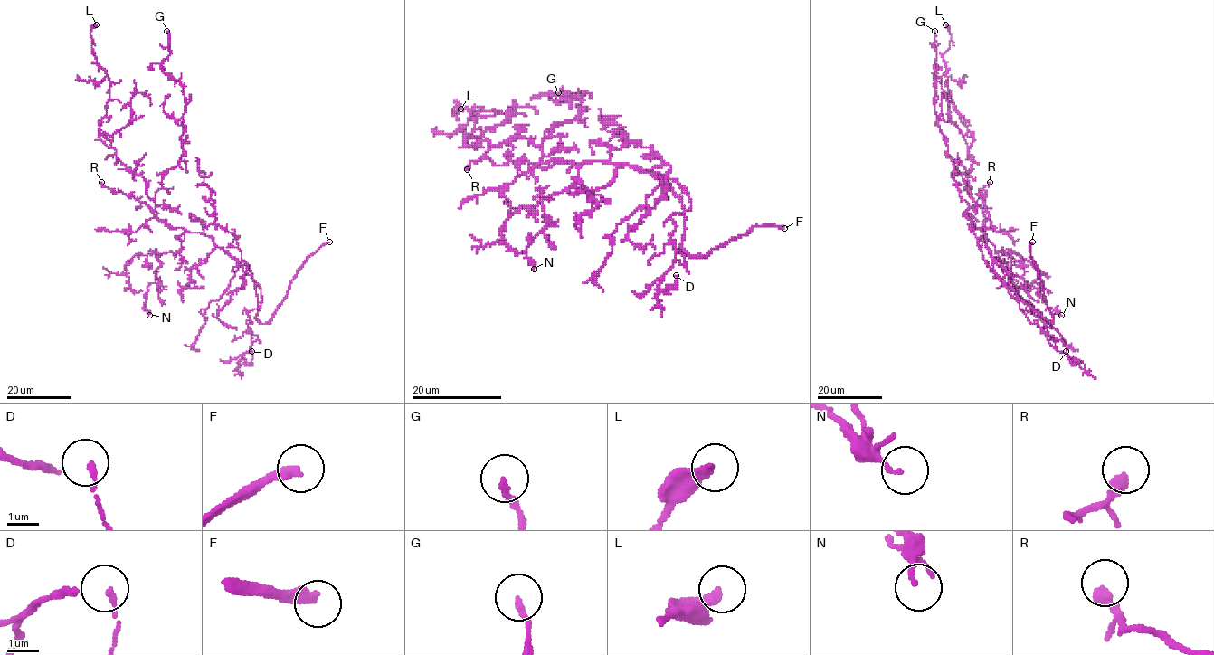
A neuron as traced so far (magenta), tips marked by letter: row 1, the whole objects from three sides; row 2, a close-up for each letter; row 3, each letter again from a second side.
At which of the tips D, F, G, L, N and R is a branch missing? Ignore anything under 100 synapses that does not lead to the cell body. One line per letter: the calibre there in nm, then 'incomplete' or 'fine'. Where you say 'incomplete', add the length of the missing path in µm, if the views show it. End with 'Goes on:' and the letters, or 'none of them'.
D: 160 nm thick; fine
F: 260 nm thick; incomplete; about 6 µm are missing
G: 190 nm thick; fine
L: 280 nm thick; fine
N: 140 nm thick; fine
R: 360 nm thick; fine
Goes on: F

